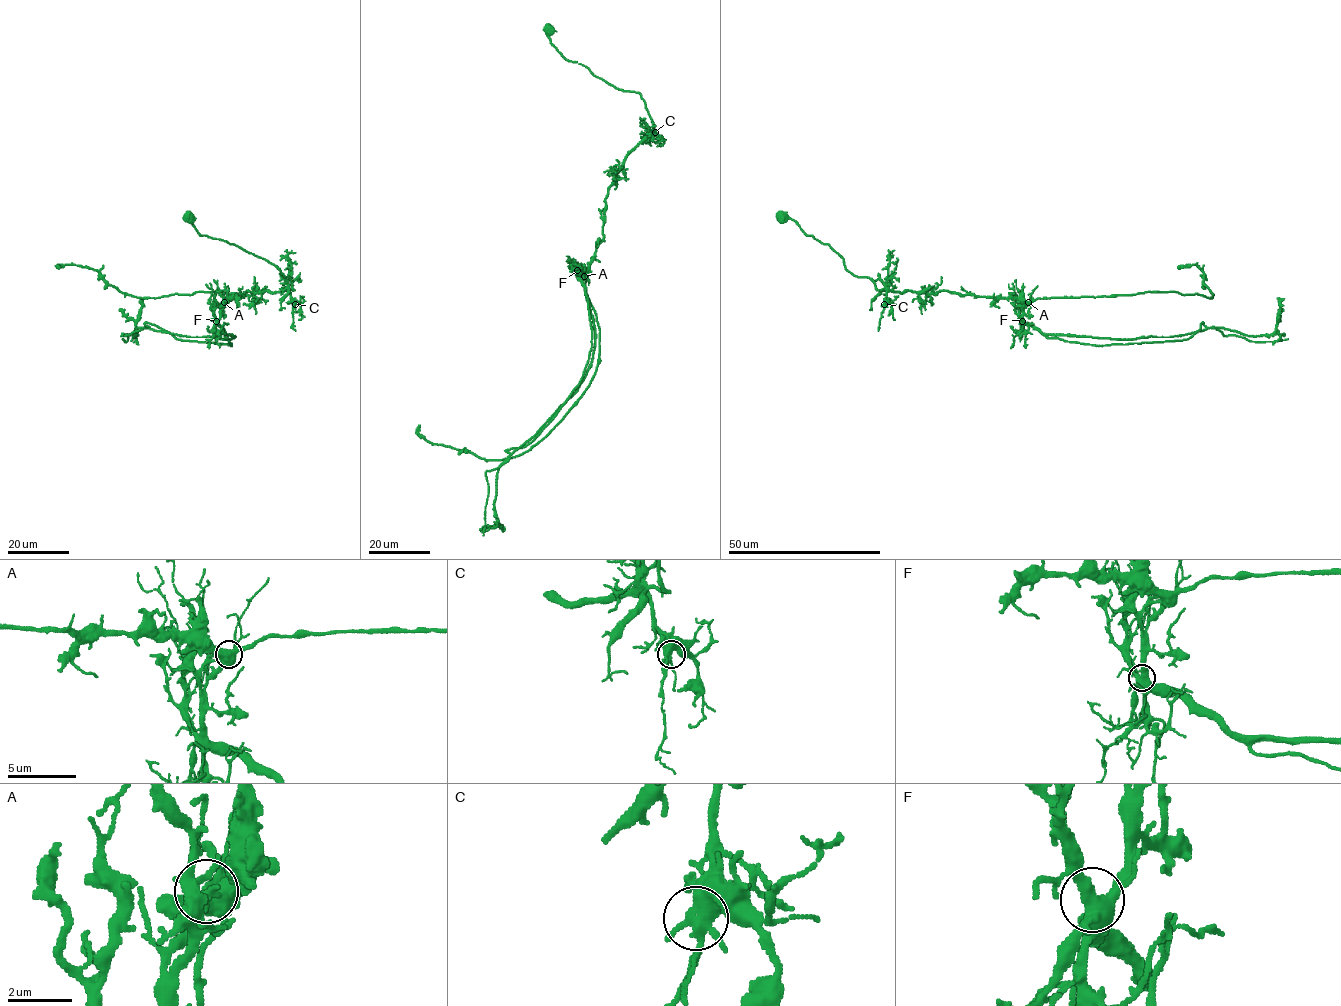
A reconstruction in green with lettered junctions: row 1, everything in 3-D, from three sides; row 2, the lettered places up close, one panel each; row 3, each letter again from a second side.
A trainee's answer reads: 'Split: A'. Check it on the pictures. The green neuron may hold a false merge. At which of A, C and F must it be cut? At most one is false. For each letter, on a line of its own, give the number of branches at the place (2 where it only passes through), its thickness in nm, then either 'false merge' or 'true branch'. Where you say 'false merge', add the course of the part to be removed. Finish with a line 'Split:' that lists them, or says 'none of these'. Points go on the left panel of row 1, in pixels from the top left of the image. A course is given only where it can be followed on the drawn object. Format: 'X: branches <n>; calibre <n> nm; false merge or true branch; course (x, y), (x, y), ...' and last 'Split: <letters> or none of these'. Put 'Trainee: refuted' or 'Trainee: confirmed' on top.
Trainee: confirmed
A: branches 5; calibre 480 nm; false merge; course (224, 302), (217, 321), (232, 338), (183, 336), (148, 328), (138, 328), (134, 336), (142, 298)
C: branches 5; calibre 400 nm; true branch
F: branches 5; calibre 480 nm; true branch
Split: A

